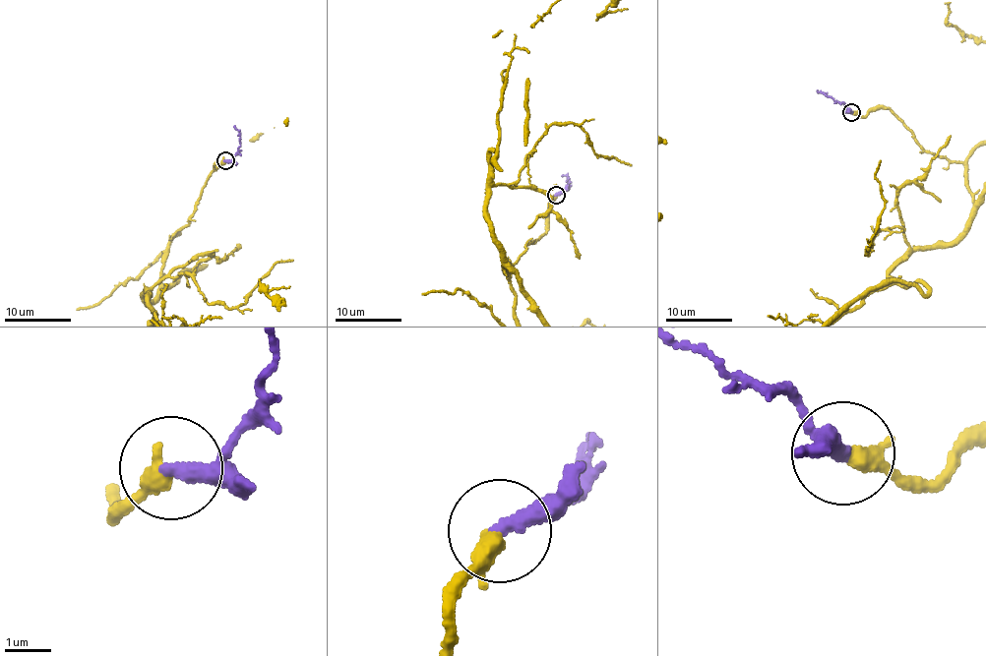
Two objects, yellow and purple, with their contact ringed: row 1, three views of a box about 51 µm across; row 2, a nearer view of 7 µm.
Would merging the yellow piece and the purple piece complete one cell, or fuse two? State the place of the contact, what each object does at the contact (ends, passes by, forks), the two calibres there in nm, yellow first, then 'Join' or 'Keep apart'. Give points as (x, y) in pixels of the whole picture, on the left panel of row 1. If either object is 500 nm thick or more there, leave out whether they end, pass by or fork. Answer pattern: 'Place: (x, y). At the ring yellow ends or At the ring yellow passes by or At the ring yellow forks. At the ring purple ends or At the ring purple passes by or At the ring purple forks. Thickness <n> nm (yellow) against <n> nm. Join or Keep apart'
Place: (225, 160). At the ring yellow passes by. At the ring purple ends. Thickness 320 nm (yellow) against 360 nm. Join

